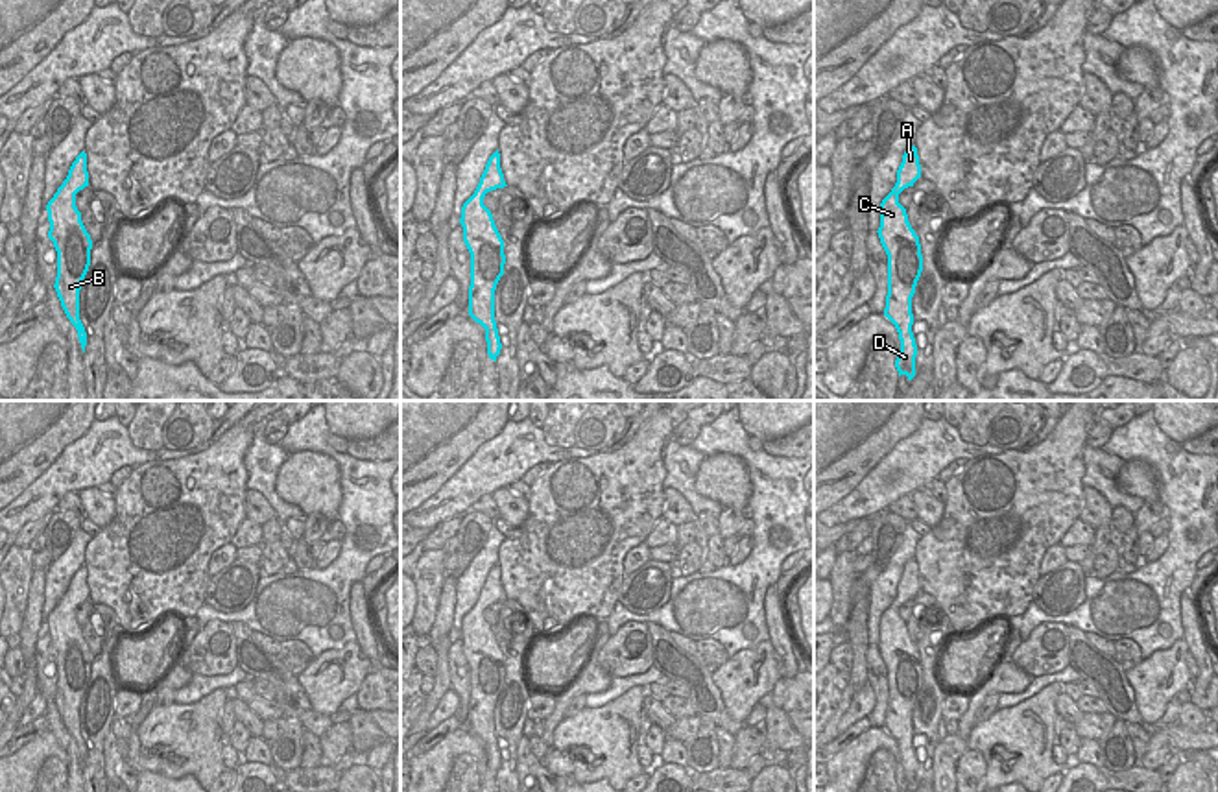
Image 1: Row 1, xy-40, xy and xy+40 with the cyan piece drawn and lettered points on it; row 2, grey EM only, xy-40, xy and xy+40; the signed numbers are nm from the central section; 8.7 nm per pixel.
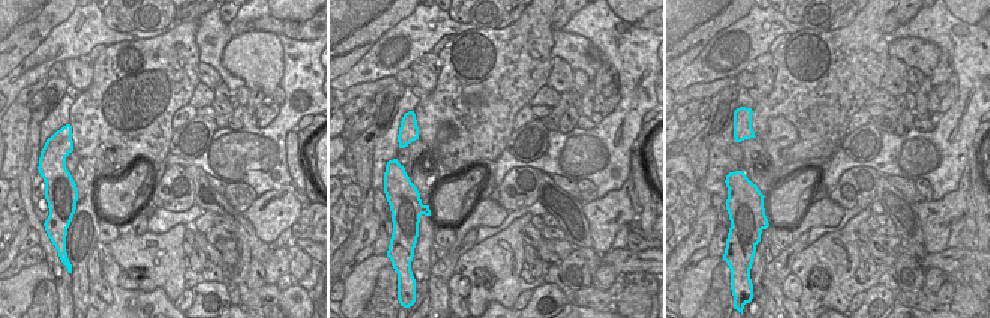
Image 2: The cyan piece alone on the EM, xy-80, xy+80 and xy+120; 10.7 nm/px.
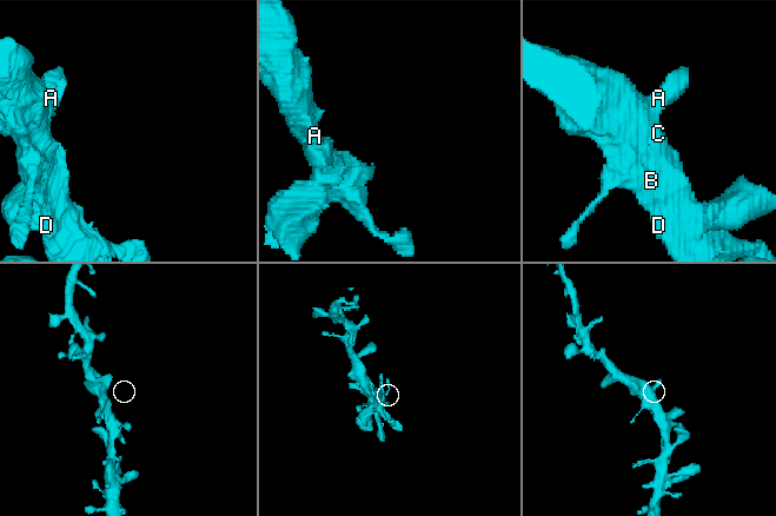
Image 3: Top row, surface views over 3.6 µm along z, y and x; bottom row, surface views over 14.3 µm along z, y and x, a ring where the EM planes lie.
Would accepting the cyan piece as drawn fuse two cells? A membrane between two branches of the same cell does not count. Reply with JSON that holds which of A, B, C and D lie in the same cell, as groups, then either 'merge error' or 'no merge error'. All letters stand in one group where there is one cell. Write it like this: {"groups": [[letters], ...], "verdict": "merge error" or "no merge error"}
{"groups": [["A", "B", "C", "D"]], "verdict": "no merge error"}

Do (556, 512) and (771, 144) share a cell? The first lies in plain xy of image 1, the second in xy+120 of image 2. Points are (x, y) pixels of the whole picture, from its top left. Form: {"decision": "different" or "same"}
{"decision": "different"}

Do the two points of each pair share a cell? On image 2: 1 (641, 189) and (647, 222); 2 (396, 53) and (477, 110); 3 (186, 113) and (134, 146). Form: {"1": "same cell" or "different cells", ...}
{"1": "same cell", "2": "different cells", "3": "different cells"}

